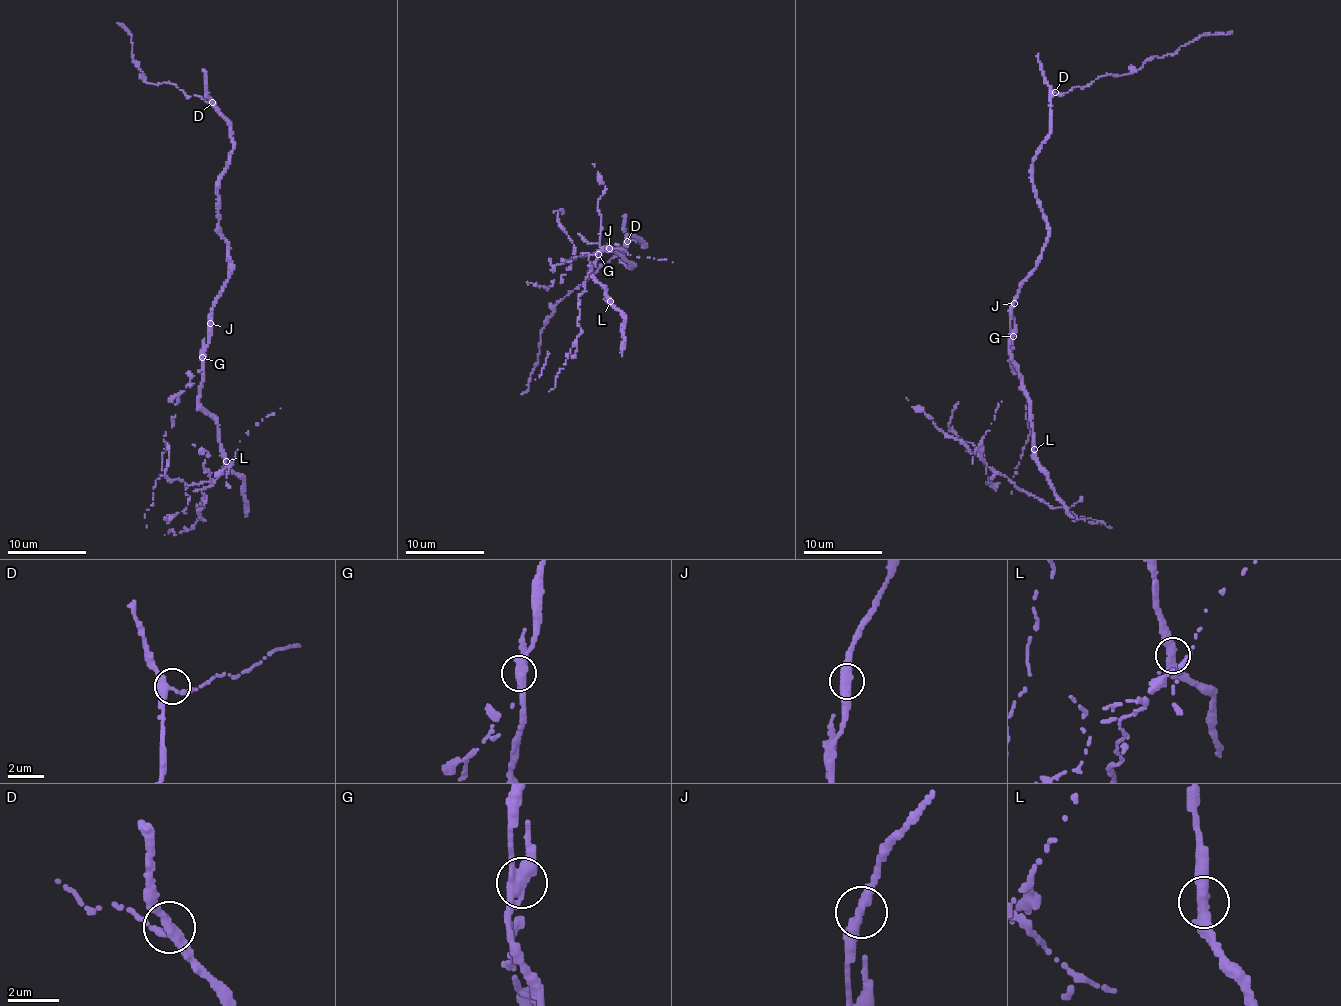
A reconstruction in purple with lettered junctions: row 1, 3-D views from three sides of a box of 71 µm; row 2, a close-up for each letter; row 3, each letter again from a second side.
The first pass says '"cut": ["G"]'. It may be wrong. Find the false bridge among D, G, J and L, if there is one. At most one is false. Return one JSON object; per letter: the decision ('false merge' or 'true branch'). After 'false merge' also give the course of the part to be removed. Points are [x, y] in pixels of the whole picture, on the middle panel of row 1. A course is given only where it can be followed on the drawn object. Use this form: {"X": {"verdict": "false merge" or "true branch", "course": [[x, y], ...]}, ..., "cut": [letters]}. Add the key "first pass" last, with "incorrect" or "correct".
{"D": {"verdict": "true branch"}, "G": {"verdict": "false merge"}, "J": {"verdict": "true branch"}, "L": {"verdict": "true branch"}, "cut": ["G"], "first pass": "correct"}

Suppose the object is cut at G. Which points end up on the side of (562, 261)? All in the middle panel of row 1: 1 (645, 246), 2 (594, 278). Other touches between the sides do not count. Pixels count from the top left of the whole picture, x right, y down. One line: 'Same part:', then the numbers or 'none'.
Same part: none

